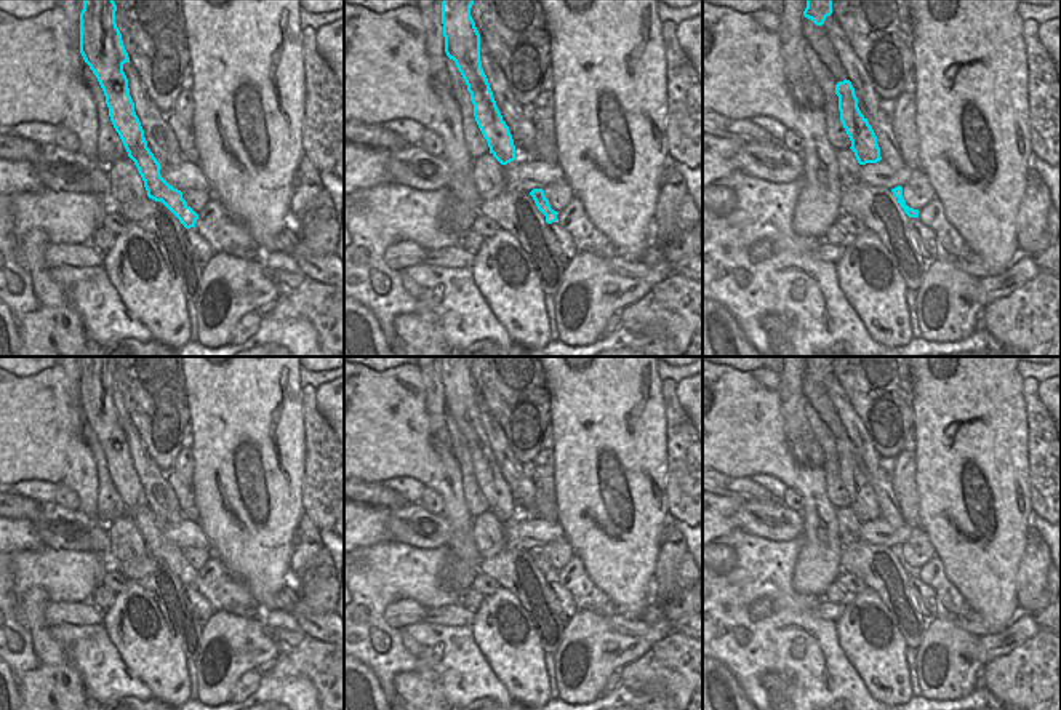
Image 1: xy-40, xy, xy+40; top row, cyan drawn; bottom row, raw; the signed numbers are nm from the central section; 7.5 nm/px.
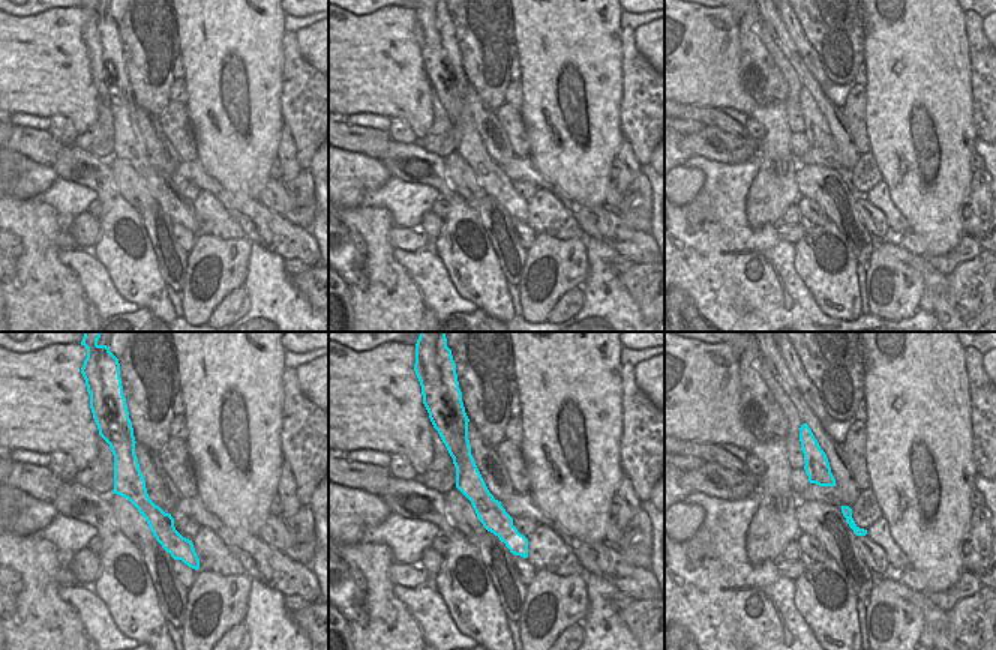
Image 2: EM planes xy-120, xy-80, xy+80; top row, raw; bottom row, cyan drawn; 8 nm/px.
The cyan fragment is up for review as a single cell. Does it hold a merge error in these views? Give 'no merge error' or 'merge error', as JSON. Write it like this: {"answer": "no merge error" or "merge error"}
{"answer": "merge error"}

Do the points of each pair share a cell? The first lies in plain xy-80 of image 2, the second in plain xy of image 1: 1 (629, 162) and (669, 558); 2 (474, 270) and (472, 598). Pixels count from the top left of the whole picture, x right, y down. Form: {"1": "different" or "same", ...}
{"1": "same", "2": "different"}

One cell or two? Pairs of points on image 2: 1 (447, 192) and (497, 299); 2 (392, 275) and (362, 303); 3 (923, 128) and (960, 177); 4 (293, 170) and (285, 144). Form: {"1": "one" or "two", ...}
{"1": "one", "2": "one", "3": "one", "4": "one"}

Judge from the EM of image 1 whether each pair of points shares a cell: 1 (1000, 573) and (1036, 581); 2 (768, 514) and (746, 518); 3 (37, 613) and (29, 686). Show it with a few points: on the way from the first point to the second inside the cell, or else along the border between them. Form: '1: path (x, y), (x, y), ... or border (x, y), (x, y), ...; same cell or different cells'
1: border (1028, 542), (1015, 578), (1016, 586); different cells
2: path (764, 520), (752, 518); same cell
3: path (39, 630), (45, 648), (45, 669); same cell

